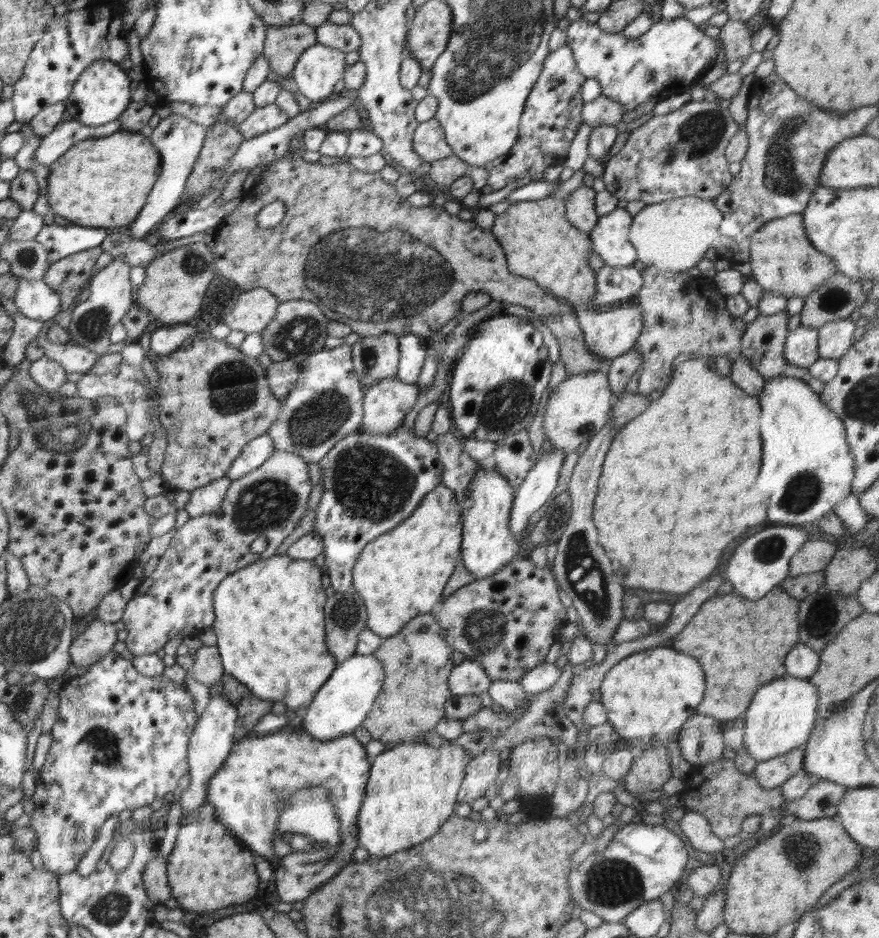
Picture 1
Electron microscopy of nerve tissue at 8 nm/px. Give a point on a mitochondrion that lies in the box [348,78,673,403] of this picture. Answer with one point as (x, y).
(370, 356)

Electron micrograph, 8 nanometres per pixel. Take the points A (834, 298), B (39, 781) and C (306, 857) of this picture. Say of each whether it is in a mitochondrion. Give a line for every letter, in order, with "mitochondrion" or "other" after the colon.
A: mitochondrion
B: other
C: mitochondrion

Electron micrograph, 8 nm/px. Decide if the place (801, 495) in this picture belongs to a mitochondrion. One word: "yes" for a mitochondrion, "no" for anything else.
yes

